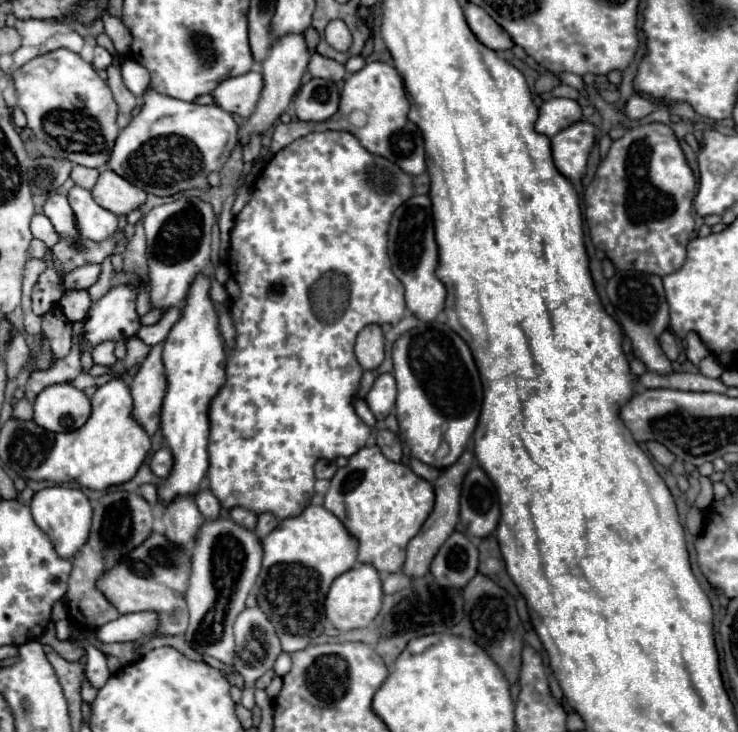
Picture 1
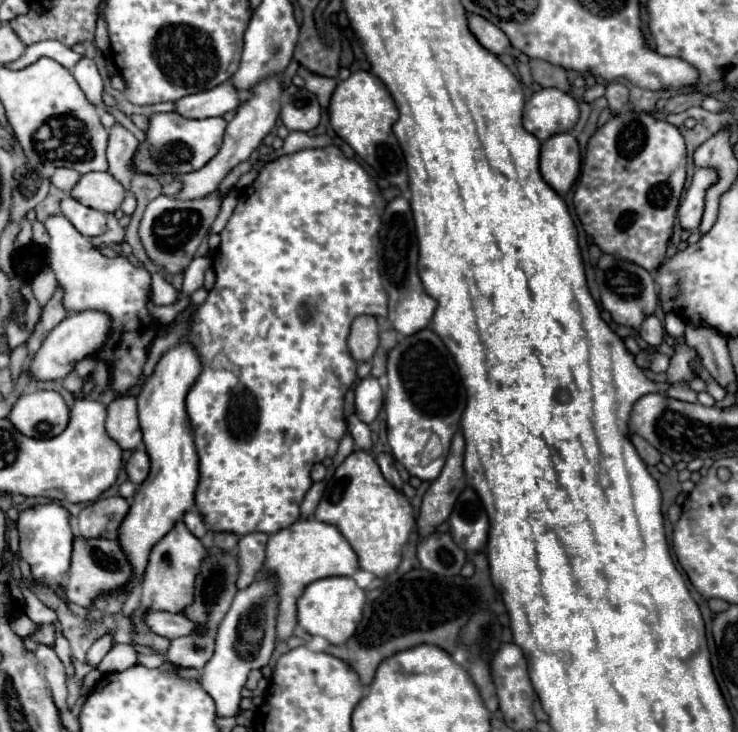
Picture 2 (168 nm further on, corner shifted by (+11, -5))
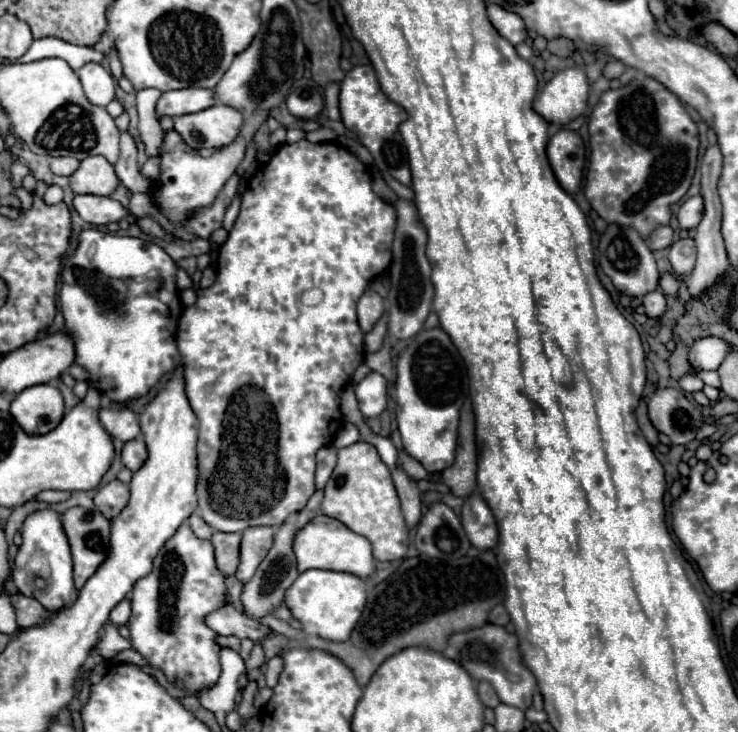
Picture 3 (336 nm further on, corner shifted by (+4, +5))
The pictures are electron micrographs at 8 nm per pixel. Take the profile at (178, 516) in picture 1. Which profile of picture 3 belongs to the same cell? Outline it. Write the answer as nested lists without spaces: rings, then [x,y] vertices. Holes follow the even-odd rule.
[[[185,521],[177,529],[177,533],[163,545],[159,555],[155,557],[153,571],[149,575],[145,575],[143,579],[139,579],[131,591],[133,613],[127,623],[127,627],[131,631],[131,645],[149,661],[151,667],[163,669],[169,681],[183,679],[185,689],[189,693],[197,693],[203,687],[213,685],[221,673],[219,659],[217,659],[219,645],[215,645],[215,641],[213,641],[217,633],[211,633],[211,629],[207,629],[207,625],[203,625],[203,617],[207,613],[211,613],[211,609],[219,609],[219,605],[225,605],[225,601],[227,601],[227,589],[225,589],[223,575],[215,563],[213,545],[211,545],[211,541],[199,539],[191,531],[189,523]]]

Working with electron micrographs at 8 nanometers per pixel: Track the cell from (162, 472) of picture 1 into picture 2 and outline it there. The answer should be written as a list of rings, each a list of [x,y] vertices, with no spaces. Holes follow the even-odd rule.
[[[136,449],[132,453],[132,457],[126,463],[126,473],[128,473],[128,479],[132,483],[136,483],[136,485],[140,485],[148,477],[148,473],[150,473],[150,459],[148,459],[144,449]]]

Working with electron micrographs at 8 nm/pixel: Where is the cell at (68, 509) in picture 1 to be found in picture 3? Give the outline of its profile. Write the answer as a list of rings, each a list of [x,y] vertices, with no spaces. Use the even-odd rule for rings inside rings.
[[[51,507],[35,511],[25,519],[21,533],[23,533],[23,543],[15,557],[13,575],[11,575],[19,591],[27,597],[35,597],[49,611],[57,611],[63,605],[71,603],[75,597],[73,559],[71,559],[69,539],[63,529],[61,513],[57,513]]]

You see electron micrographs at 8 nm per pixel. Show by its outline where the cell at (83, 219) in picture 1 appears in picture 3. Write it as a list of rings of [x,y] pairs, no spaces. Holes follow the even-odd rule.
[[[75,195],[73,199],[75,211],[91,225],[107,225],[121,219],[133,219],[131,213],[123,209],[123,205],[111,197],[99,195]]]

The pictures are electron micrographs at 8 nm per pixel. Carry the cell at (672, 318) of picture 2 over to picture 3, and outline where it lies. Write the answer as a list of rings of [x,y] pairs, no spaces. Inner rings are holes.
[[[663,273],[663,275],[661,275],[661,281],[659,281],[659,287],[663,289],[663,293],[665,293],[667,297],[677,299],[677,295],[679,295],[679,281],[677,281],[673,275]]]

